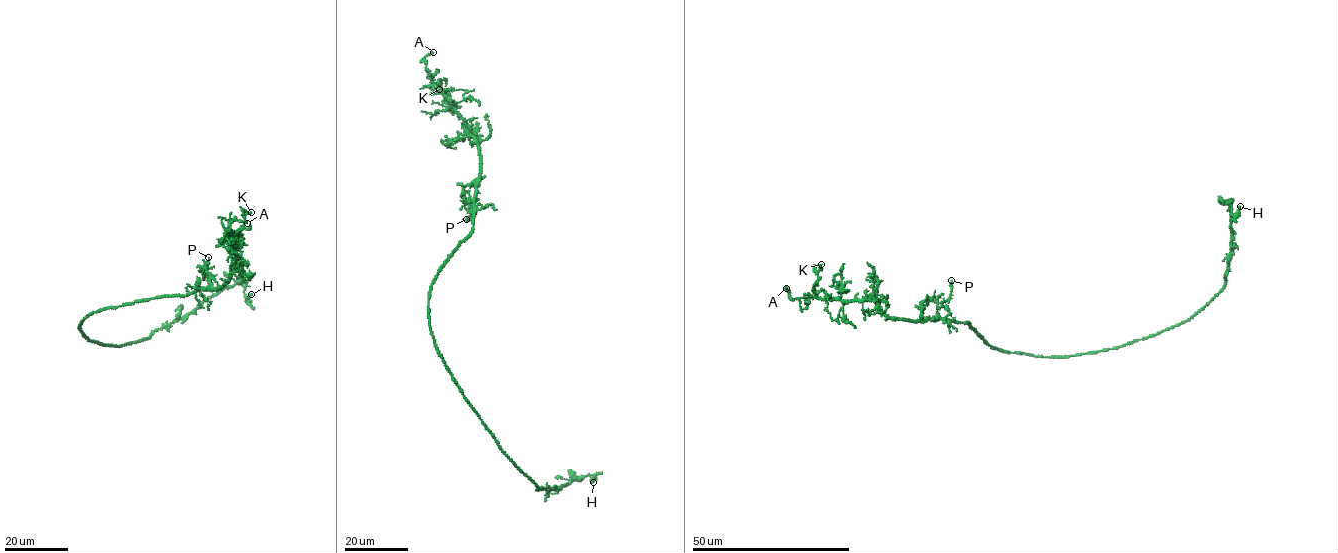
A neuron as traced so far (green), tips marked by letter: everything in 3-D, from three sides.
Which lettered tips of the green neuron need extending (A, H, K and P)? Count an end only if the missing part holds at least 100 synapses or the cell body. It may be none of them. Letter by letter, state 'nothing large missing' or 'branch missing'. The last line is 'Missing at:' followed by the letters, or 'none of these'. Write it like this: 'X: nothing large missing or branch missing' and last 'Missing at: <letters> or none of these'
A: branch missing
H: nothing large missing
K: nothing large missing
P: nothing large missing
Missing at: A

